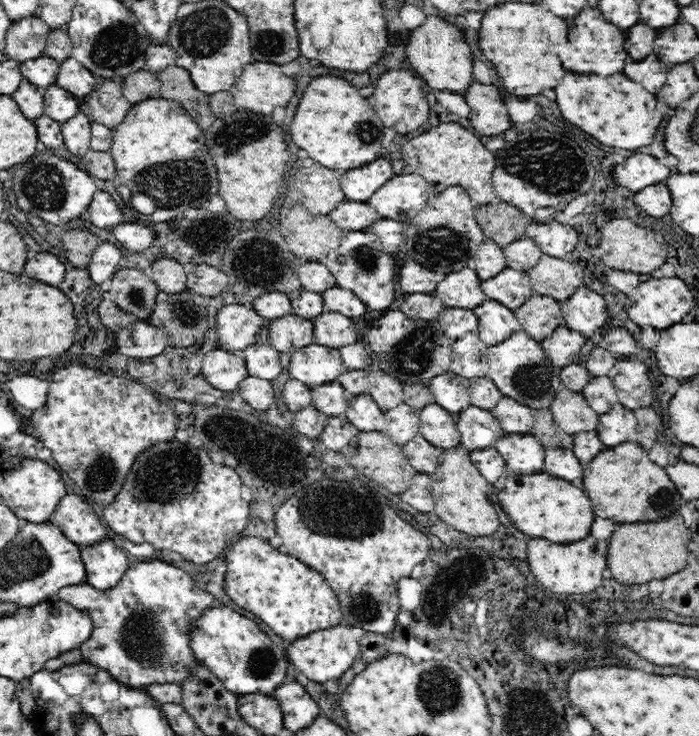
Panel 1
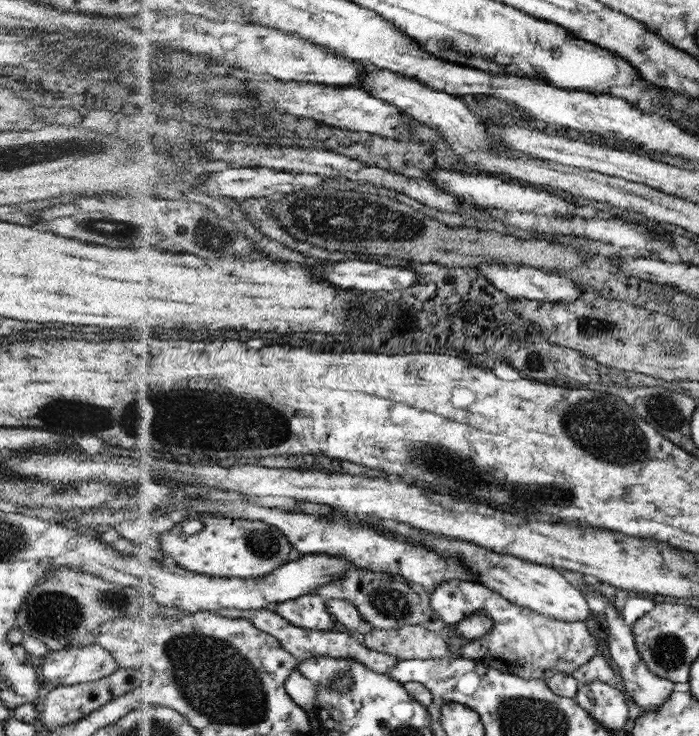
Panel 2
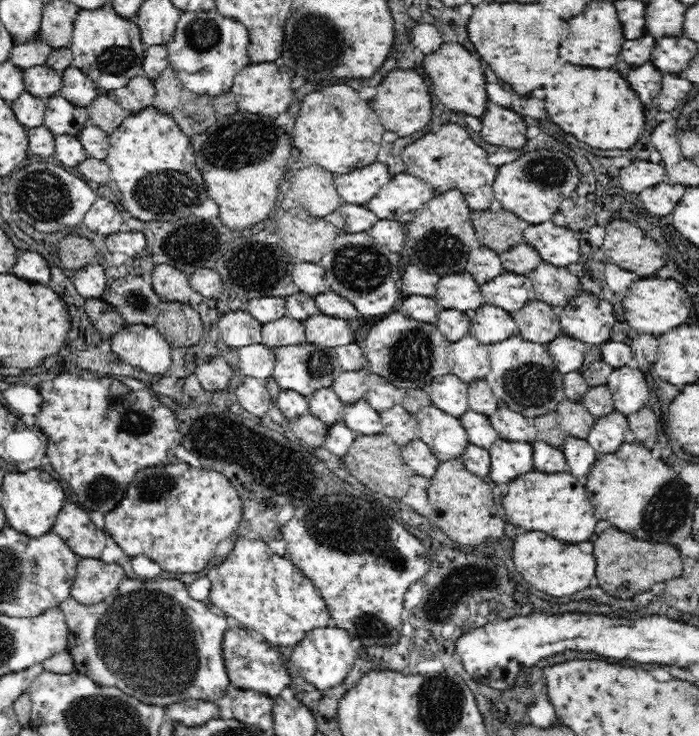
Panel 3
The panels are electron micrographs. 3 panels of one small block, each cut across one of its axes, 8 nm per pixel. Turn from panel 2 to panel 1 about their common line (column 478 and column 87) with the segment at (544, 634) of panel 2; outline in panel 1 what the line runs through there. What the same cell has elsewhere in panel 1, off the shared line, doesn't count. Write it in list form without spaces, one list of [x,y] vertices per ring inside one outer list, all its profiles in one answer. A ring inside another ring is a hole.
[[[142,559],[136,568],[129,568],[120,582],[111,589],[98,590],[88,583],[80,583],[60,589],[55,600],[63,600],[75,606],[78,610],[88,613],[92,619],[92,632],[88,640],[84,640],[79,646],[84,661],[104,669],[112,678],[127,687],[142,690],[156,683],[181,686],[188,678],[192,678],[195,670],[202,665],[189,646],[192,630],[196,628],[196,622],[204,610],[220,604],[214,596],[201,590],[190,574],[180,569],[176,562],[171,564],[145,559]]]

